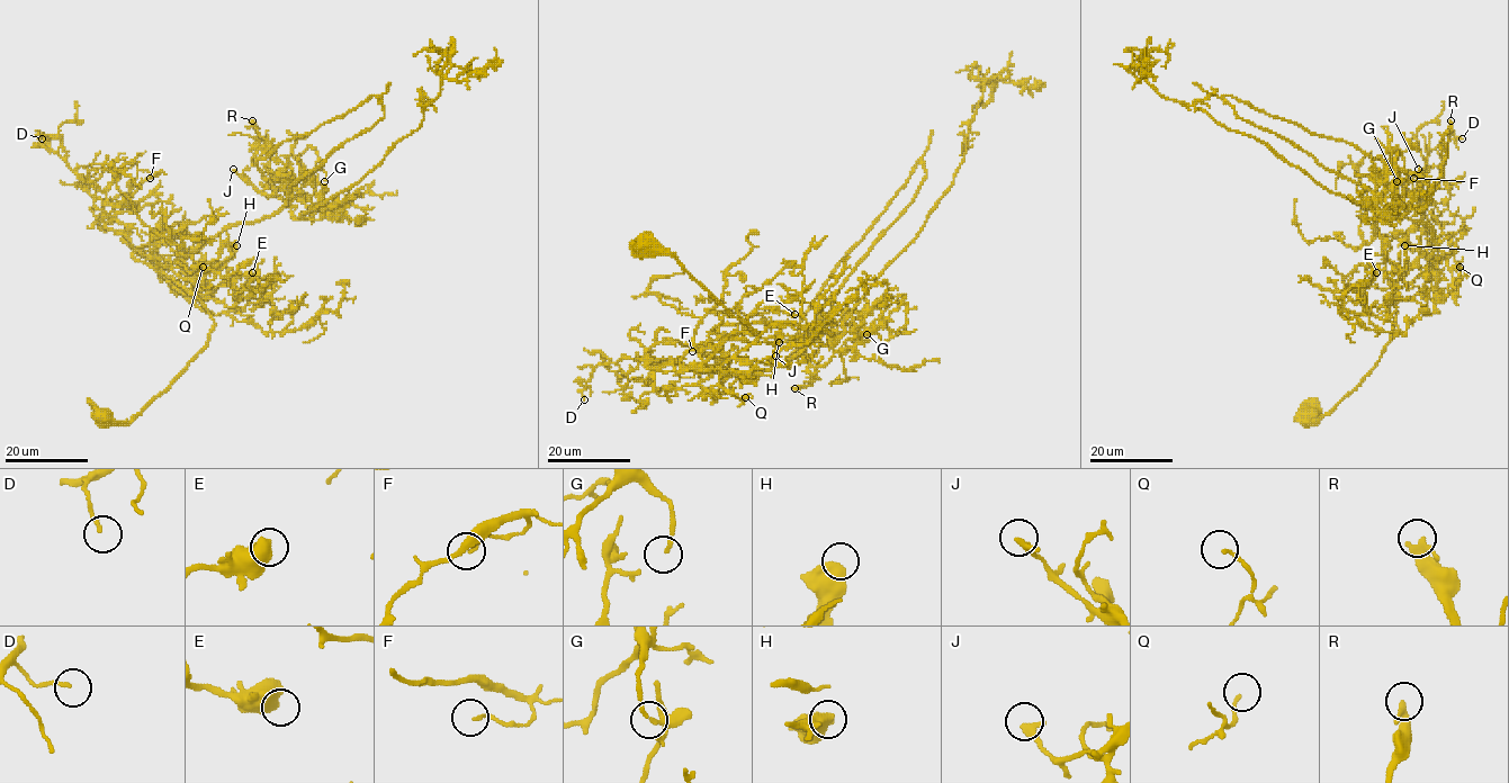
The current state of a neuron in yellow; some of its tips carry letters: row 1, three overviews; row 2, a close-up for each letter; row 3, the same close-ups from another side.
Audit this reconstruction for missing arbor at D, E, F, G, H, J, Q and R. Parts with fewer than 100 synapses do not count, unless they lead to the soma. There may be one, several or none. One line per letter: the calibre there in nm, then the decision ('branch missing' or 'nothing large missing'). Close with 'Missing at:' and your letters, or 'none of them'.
D: calibre 130 nm; nothing large missing
E: calibre 700 nm; nothing large missing
F: calibre 110 nm; nothing large missing
G: calibre 90 nm; nothing large missing
H: calibre 650 nm; nothing large missing
J: calibre 320 nm; nothing large missing
Q: calibre 130 nm; nothing large missing
R: calibre 380 nm; nothing large missing
Missing at: none of them

